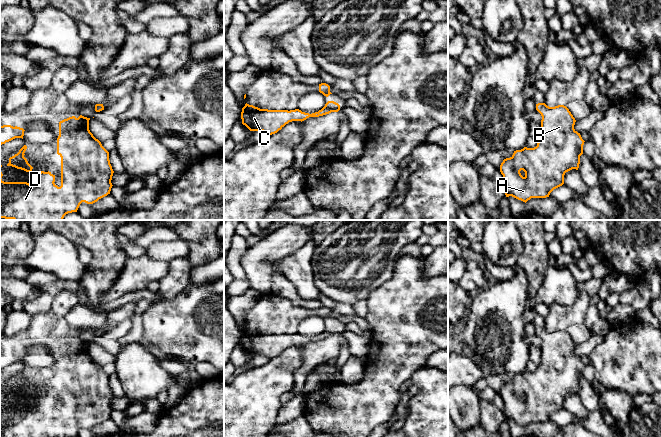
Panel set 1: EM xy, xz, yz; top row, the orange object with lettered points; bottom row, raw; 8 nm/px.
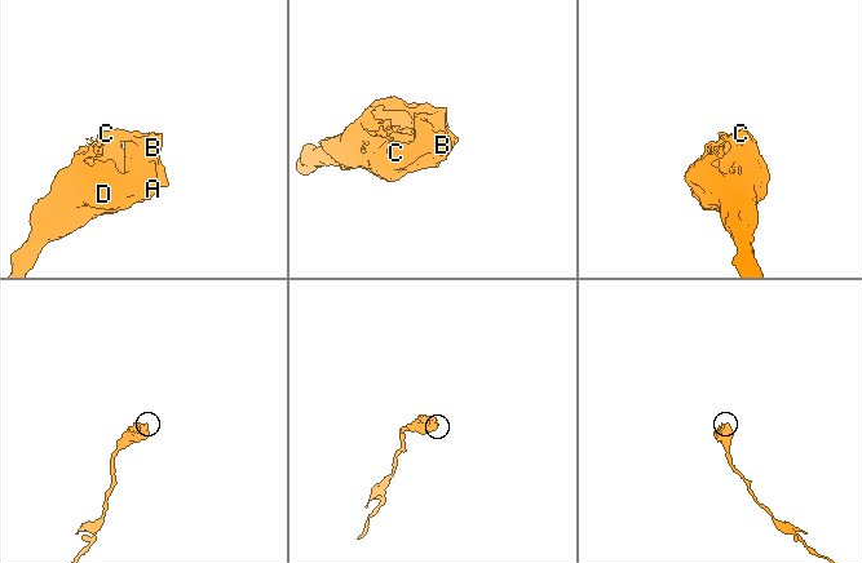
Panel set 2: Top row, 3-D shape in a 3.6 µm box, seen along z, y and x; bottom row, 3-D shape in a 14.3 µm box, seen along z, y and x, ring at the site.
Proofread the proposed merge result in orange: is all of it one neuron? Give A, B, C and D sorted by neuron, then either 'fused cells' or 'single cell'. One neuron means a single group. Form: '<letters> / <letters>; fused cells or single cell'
A B C D; single cell

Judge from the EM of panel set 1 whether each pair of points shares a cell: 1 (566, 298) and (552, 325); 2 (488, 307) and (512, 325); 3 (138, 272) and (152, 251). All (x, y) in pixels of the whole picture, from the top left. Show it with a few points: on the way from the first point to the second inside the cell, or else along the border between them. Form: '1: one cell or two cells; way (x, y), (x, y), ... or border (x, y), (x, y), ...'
1: two cells; border (578, 289), (578, 298), (571, 305), (549, 307)
2: one cell; way (494, 308), (497, 308), (506, 319)
3: two cells; border (144, 253), (151, 258), (167, 262)

